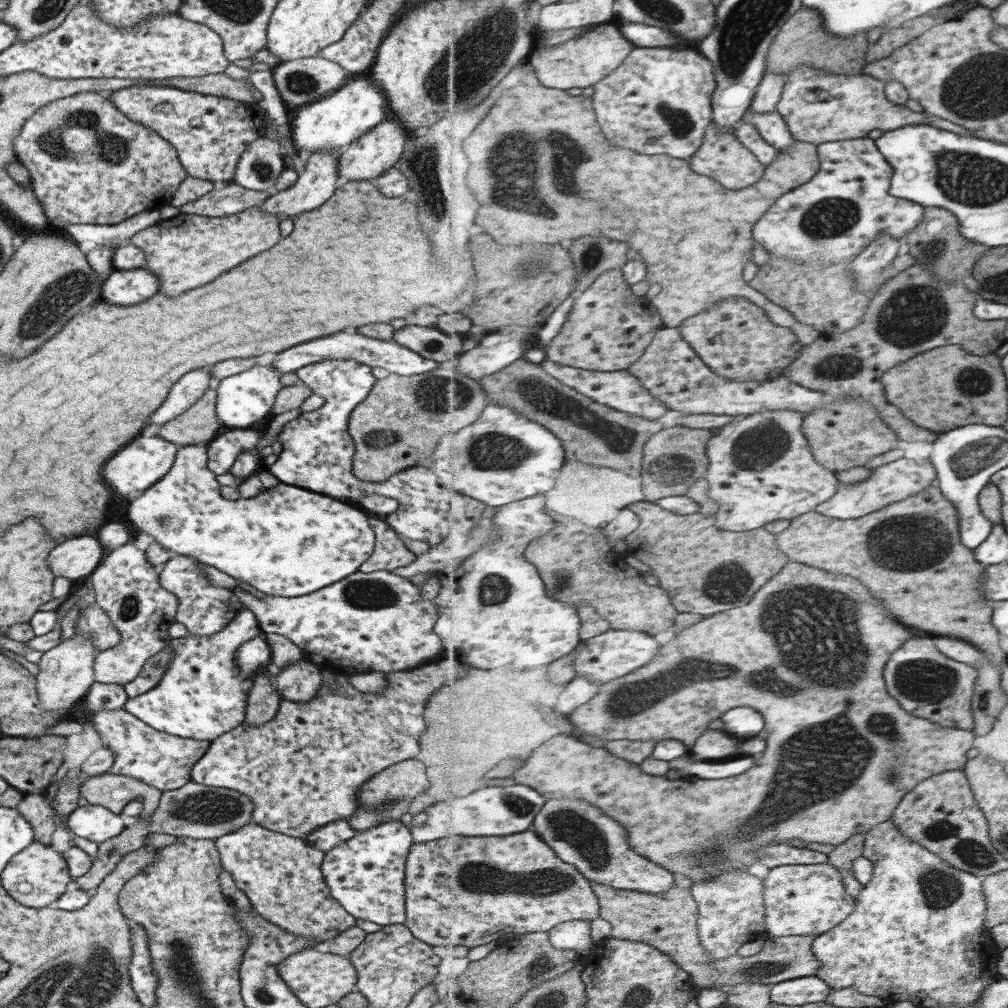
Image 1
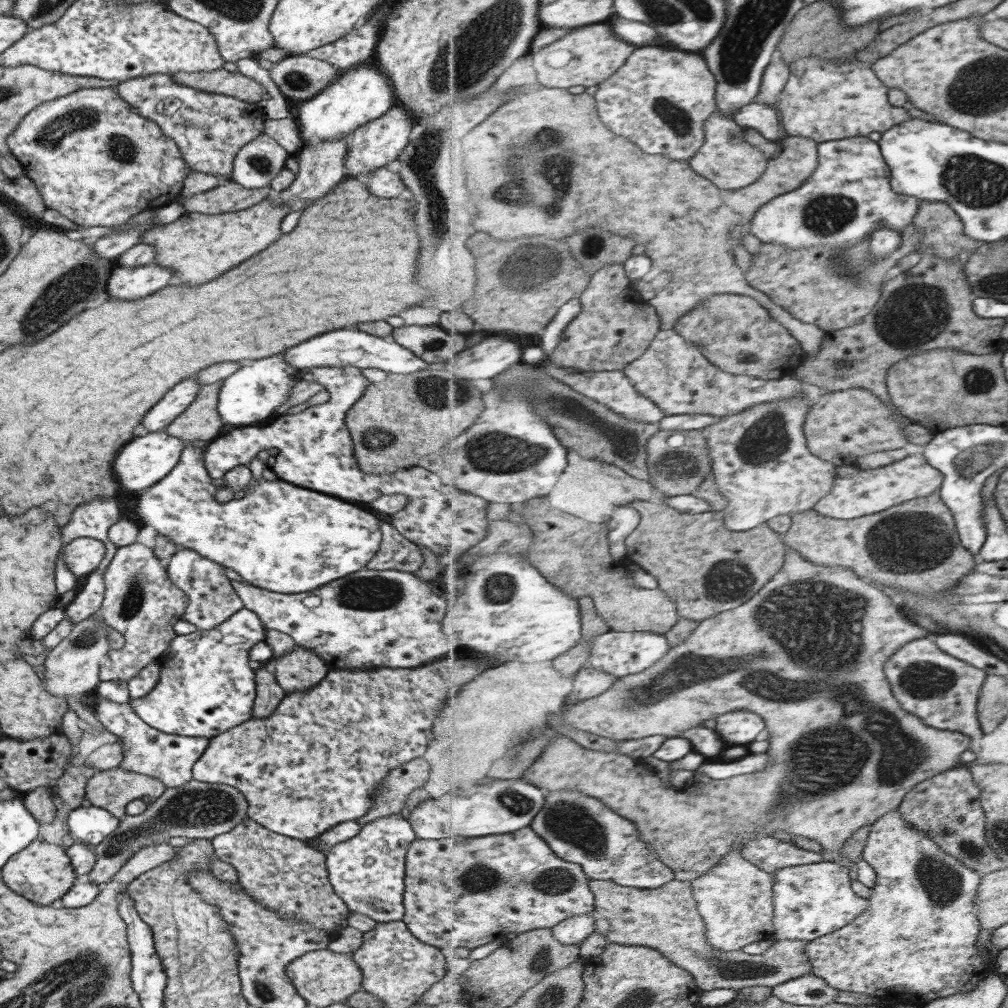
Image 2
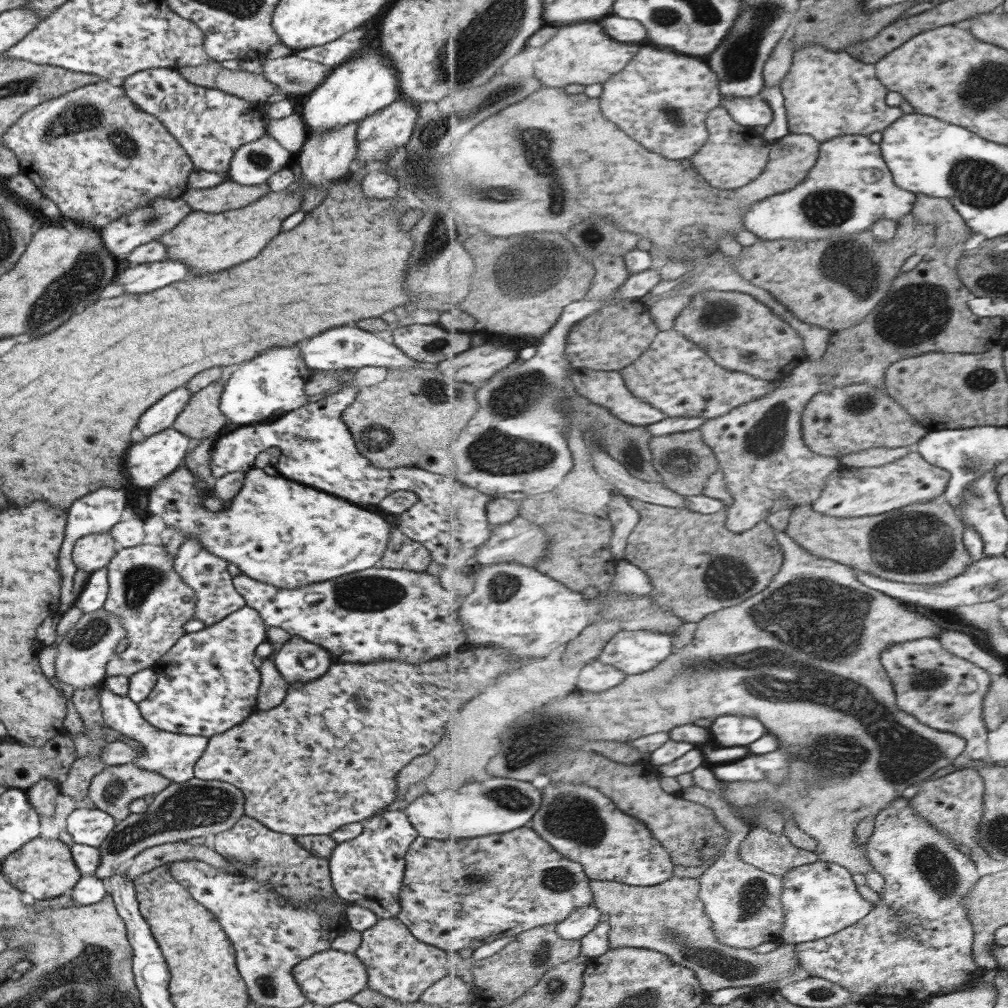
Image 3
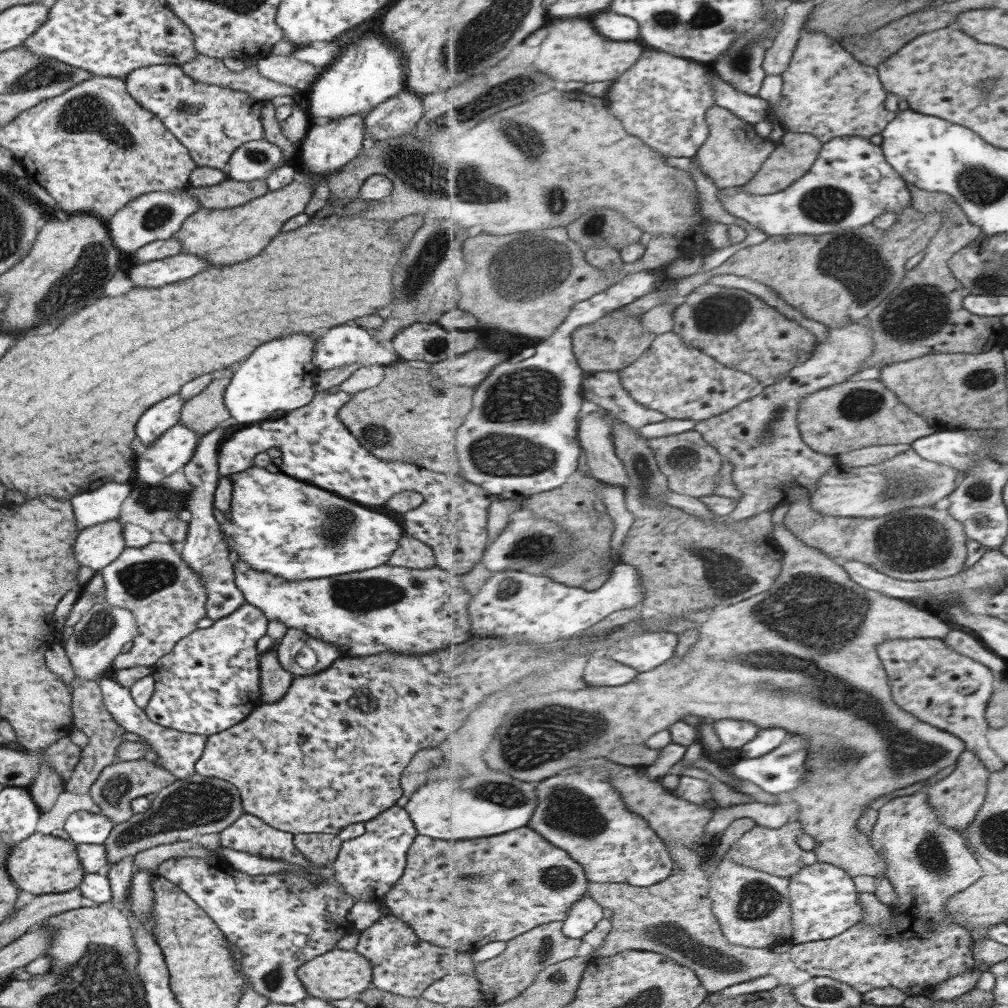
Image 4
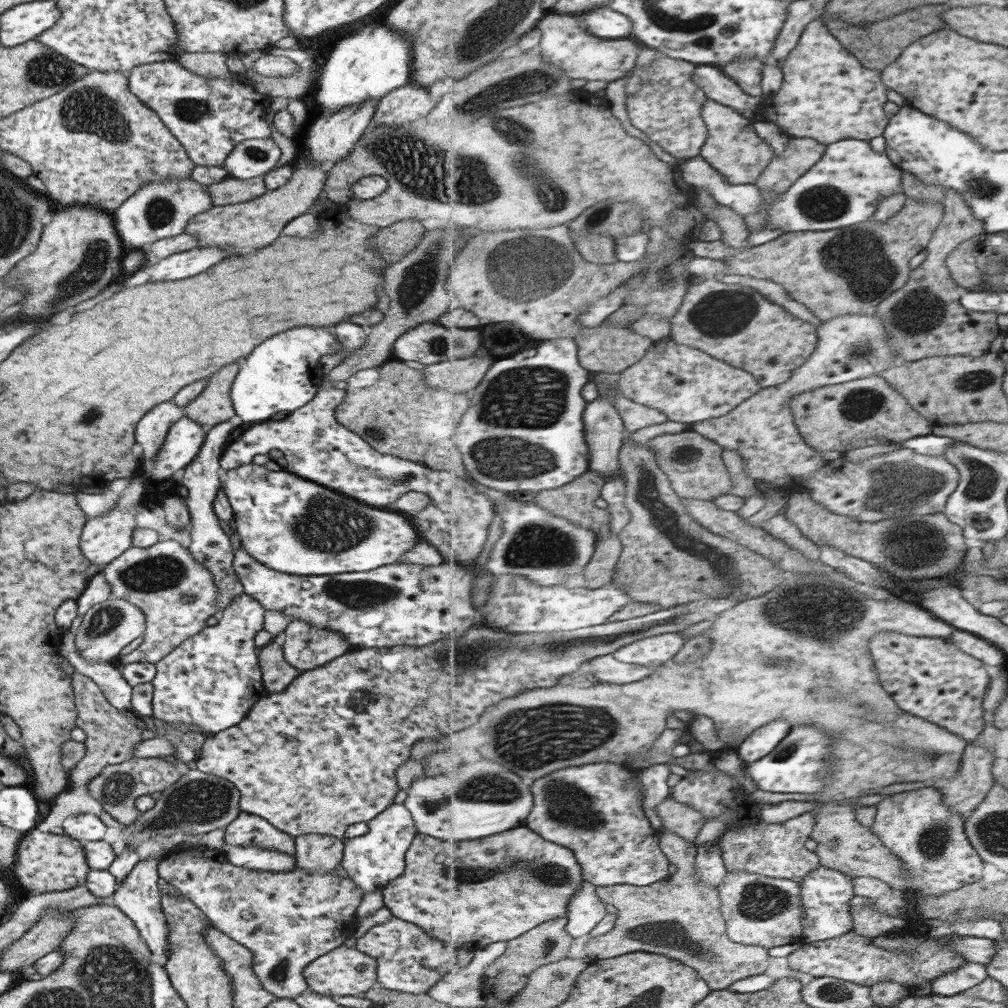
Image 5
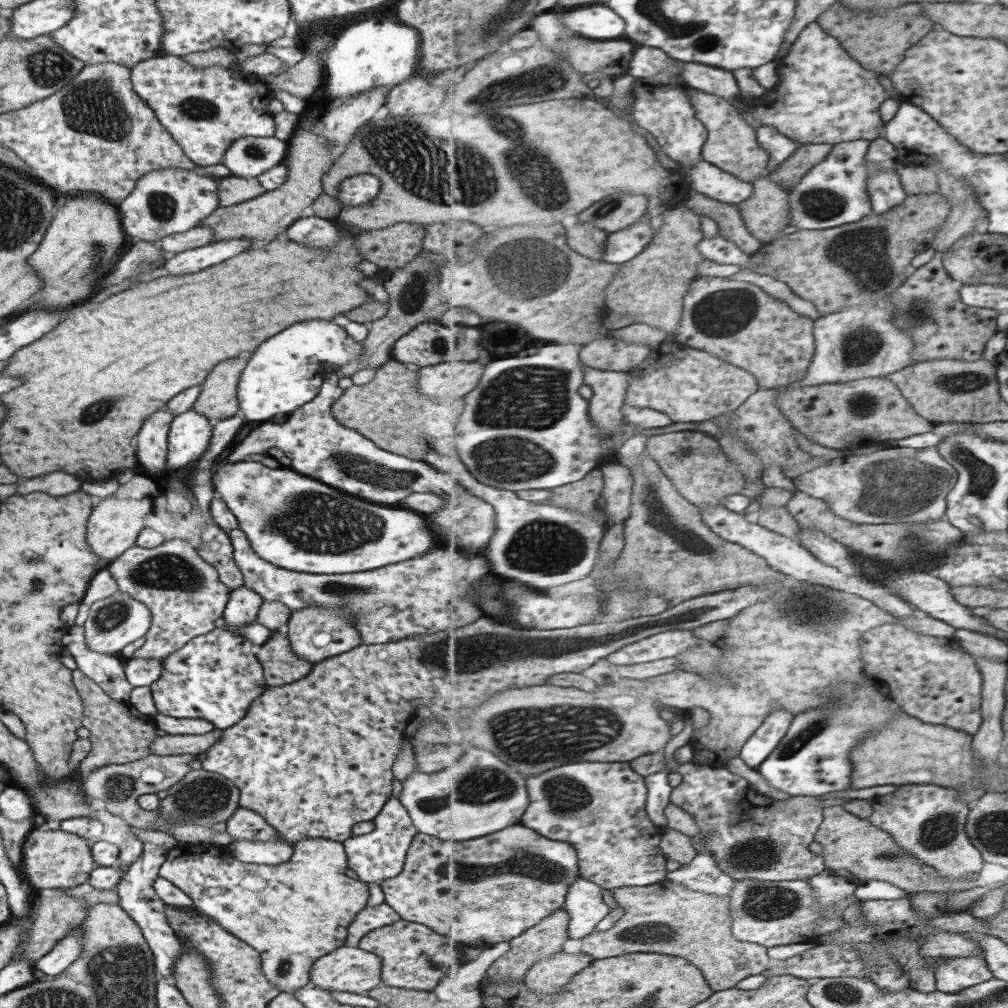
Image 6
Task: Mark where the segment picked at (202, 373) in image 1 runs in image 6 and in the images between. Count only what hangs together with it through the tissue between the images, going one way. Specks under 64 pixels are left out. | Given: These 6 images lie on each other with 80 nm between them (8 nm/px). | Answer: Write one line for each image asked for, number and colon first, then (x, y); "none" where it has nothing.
2: (176, 401)
3: (159, 416)
4: (154, 421)
5: (150, 431)
6: (151, 450)

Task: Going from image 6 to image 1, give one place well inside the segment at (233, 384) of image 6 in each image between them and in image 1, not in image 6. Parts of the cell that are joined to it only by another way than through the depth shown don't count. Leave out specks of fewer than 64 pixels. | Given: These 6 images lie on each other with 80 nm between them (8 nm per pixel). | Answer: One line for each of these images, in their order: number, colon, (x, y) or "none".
1: (197, 425)
2: (200, 421)
3: (200, 418)
4: (201, 413)
5: (212, 405)

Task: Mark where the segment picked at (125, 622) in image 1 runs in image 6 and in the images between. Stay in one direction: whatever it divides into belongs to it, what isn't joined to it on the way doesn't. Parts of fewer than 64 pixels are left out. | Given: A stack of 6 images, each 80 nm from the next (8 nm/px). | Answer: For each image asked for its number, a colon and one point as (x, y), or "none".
2: (139, 601)
3: (152, 601)
4: (166, 599)
5: (176, 594)
6: (183, 594)

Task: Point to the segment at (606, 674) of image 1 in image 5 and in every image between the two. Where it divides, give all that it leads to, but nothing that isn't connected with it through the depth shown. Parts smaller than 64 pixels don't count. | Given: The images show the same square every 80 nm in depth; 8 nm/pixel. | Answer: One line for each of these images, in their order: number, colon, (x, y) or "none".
2: (620, 653)
3: (636, 652)
4: (645, 651)
5: (657, 650)

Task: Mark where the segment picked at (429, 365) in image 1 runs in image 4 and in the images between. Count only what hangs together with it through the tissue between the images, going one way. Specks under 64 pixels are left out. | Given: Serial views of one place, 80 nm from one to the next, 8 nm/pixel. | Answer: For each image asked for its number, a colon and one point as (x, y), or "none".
2: (344, 347)
3: (347, 347)
4: (349, 344)

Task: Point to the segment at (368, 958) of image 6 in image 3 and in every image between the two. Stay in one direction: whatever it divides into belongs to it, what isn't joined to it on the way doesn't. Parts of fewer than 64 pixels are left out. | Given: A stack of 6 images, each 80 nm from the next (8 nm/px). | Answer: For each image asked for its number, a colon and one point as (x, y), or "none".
3: (330, 976)
4: (336, 974)
5: (342, 971)

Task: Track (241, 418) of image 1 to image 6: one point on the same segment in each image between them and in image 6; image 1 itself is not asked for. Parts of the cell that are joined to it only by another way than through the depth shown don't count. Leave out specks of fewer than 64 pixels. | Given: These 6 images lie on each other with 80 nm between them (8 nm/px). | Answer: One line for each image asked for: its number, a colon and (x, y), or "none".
2: (251, 393)
3: (273, 380)
4: (278, 375)
5: (280, 375)
6: (281, 375)

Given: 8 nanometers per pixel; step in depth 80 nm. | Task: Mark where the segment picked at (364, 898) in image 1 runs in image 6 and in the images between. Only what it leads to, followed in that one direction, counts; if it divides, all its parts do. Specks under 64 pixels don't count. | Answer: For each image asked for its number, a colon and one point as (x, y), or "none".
2: (366, 872)
3: (366, 871)
4: (366, 867)
5: (371, 860)
6: (379, 855)

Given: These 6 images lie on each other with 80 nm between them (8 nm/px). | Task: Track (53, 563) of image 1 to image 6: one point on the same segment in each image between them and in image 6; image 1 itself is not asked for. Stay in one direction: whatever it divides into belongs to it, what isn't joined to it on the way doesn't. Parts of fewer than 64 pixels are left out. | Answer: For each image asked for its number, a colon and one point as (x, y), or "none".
2: (81, 555)
3: (93, 551)
4: (96, 546)
5: (104, 538)
6: (113, 525)

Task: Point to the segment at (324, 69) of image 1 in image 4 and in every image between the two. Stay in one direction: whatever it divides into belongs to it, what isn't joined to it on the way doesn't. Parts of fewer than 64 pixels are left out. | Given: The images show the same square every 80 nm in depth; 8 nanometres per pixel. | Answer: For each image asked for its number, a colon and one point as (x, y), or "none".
2: (298, 78)
3: (294, 76)
4: (284, 69)

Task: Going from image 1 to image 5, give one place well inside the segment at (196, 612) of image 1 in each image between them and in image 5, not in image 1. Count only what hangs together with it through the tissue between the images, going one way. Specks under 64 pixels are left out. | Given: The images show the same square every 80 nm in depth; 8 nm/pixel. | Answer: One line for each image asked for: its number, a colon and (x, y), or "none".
2: (211, 599)
3: (207, 575)
4: (203, 550)
5: (209, 546)

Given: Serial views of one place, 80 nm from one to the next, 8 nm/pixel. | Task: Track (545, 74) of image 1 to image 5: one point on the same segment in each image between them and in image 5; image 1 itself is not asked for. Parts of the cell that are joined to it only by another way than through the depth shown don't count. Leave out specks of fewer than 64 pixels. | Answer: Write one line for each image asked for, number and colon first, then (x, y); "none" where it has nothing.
2: (587, 56)
3: (585, 54)
4: (574, 50)
5: (581, 55)

